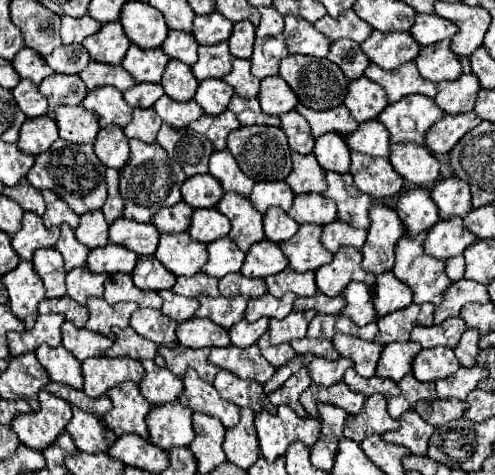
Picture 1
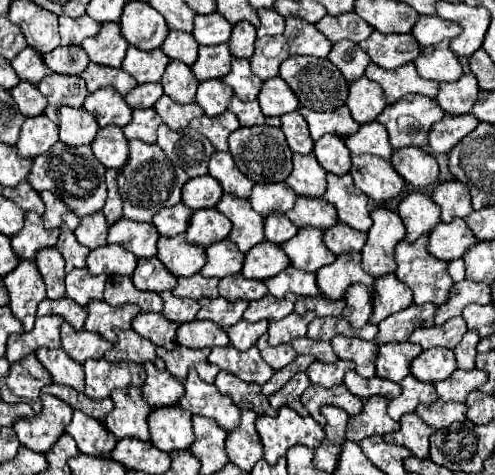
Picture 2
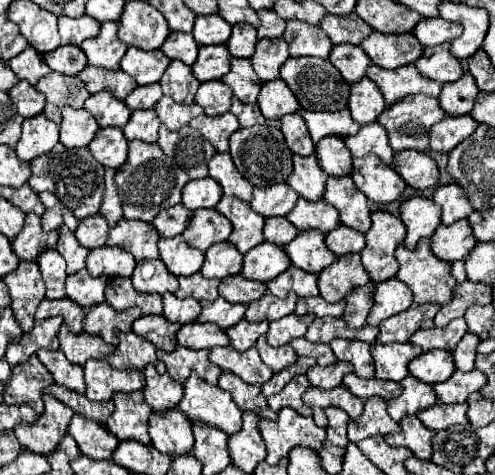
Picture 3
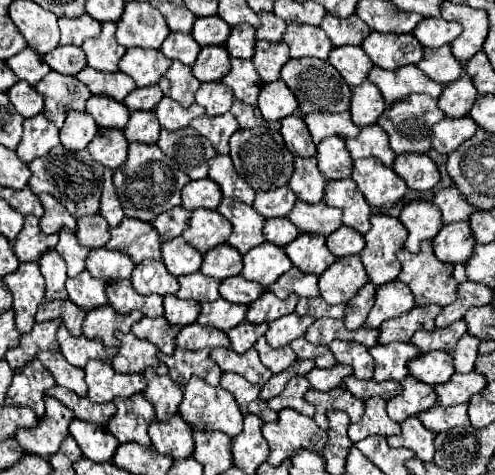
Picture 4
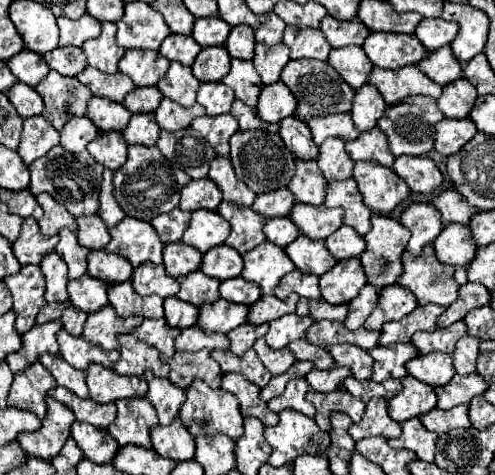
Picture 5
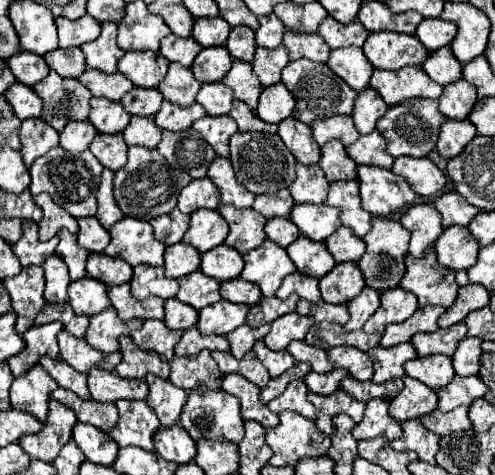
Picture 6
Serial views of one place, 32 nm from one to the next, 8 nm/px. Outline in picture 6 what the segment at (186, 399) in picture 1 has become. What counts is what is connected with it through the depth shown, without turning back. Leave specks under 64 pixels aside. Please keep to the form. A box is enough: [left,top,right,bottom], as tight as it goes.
[180,386,244,444]

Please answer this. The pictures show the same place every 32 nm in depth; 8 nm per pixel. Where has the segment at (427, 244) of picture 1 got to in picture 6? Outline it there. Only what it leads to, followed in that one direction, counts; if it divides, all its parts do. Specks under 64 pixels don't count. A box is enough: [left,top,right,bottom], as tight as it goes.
[434,224,478,270]

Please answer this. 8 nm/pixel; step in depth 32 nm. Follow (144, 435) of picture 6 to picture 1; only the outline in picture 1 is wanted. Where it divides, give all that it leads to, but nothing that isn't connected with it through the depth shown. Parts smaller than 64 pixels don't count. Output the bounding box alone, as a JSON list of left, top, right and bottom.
[104,382,150,438]

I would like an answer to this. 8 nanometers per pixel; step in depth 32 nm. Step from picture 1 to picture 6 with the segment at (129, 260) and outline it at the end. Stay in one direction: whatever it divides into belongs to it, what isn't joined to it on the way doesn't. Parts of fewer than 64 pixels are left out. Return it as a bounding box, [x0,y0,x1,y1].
[86,252,132,286]

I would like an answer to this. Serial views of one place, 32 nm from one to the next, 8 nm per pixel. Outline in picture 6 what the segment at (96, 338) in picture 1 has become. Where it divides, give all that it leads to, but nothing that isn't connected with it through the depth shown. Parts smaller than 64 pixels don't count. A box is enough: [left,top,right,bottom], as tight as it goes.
[58,330,122,374]

